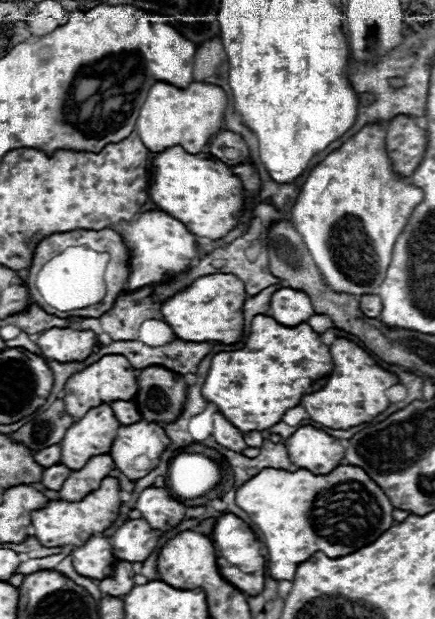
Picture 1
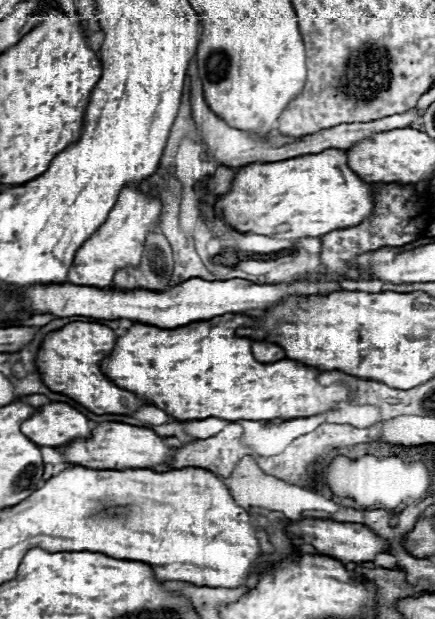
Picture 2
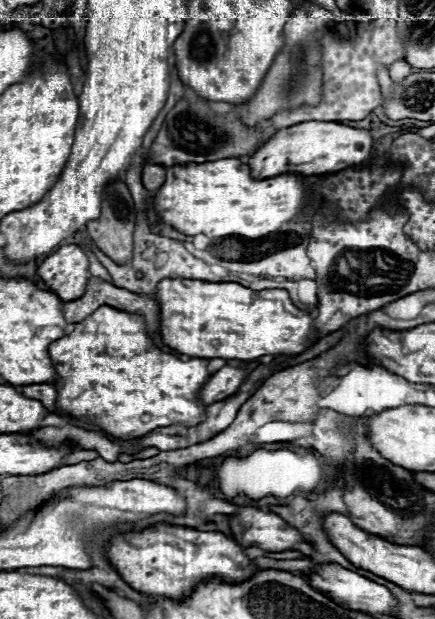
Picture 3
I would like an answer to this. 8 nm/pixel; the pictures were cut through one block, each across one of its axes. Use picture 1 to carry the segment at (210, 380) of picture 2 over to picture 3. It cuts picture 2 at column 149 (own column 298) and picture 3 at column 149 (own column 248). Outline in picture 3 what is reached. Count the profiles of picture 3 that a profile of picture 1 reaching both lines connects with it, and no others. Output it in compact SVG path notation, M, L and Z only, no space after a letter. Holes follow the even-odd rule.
M102 306L78 322L74 332L52 342L48 350L60 374L54 382L60 416L86 418L118 438L144 436L154 428L174 424L194 426L206 420L208 406L202 404L198 394L212 376L208 372L210 360L180 360L162 352L152 342L146 322L138 314Z

